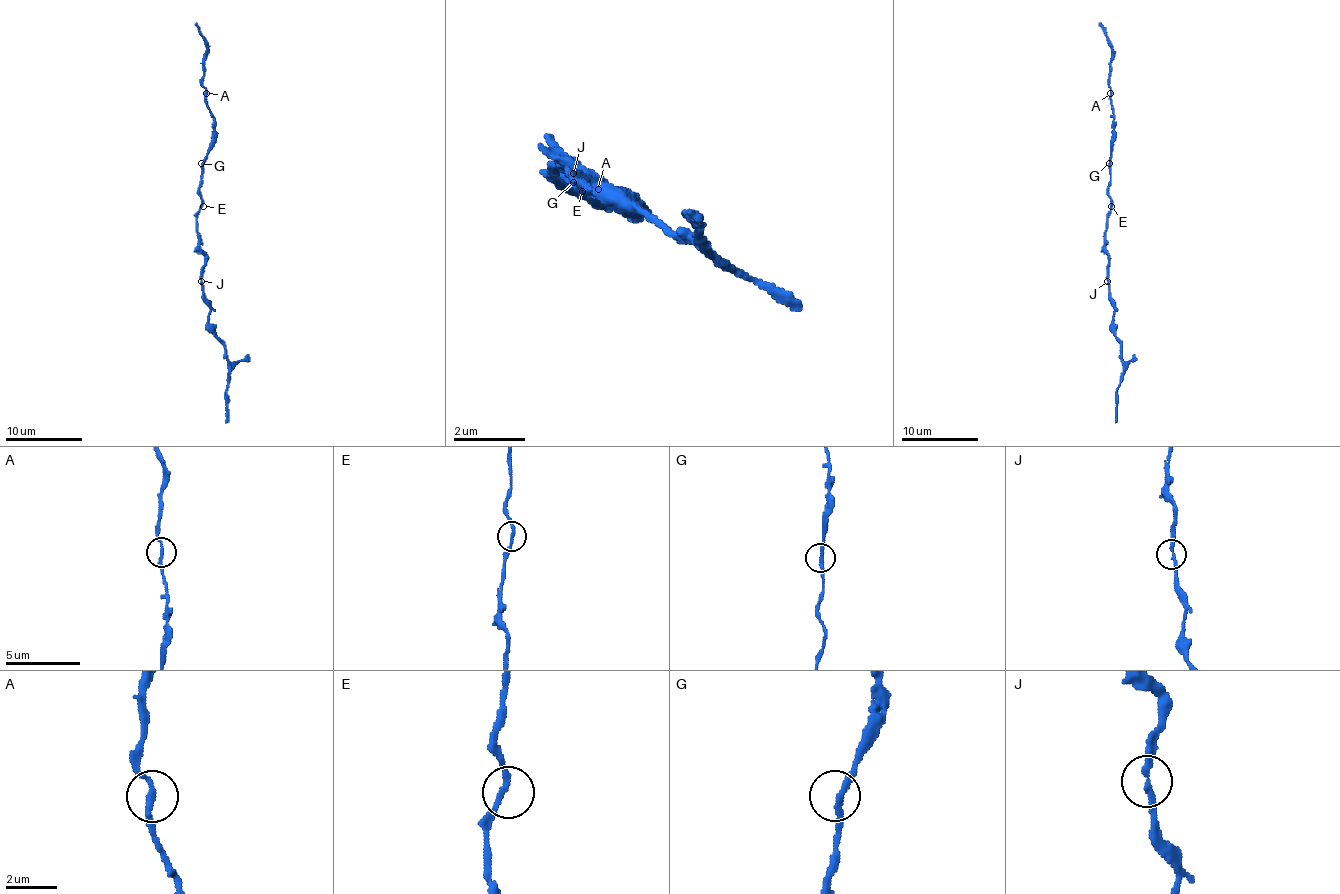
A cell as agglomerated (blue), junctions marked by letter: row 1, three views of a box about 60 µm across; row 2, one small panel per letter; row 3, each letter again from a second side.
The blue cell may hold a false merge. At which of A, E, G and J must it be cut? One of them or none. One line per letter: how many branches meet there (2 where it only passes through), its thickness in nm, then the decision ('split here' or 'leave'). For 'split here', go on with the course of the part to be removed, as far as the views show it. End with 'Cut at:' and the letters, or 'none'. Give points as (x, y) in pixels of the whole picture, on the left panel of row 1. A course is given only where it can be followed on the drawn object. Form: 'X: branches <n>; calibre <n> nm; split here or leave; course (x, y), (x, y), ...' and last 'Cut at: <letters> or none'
A: branches 2; calibre 180 nm; leave
E: branches 2; calibre 180 nm; leave
G: branches 2; calibre 200 nm; leave
J: branches 2; calibre 180 nm; leave
Cut at: none

